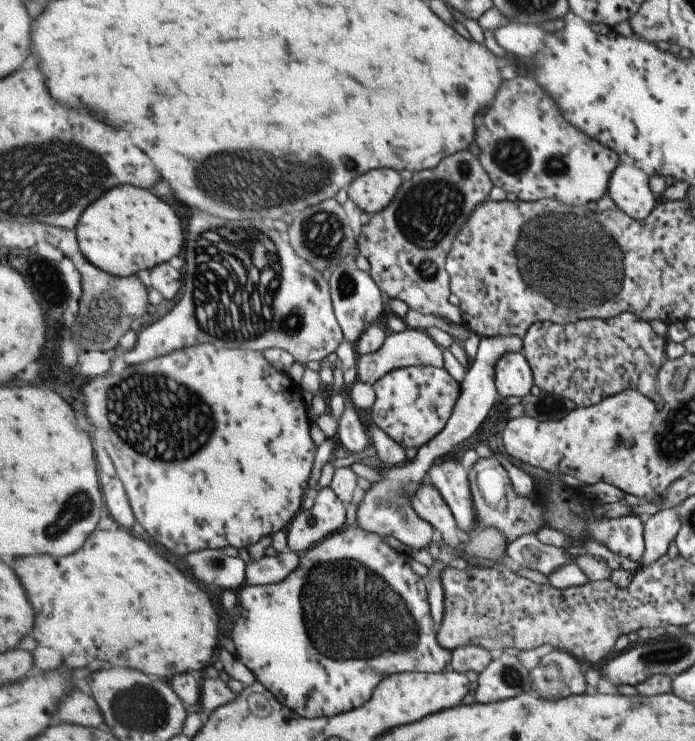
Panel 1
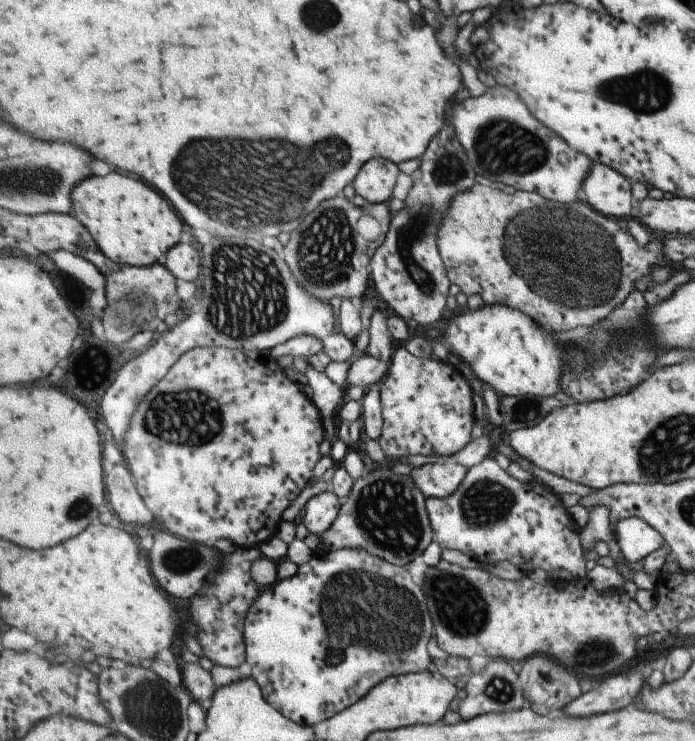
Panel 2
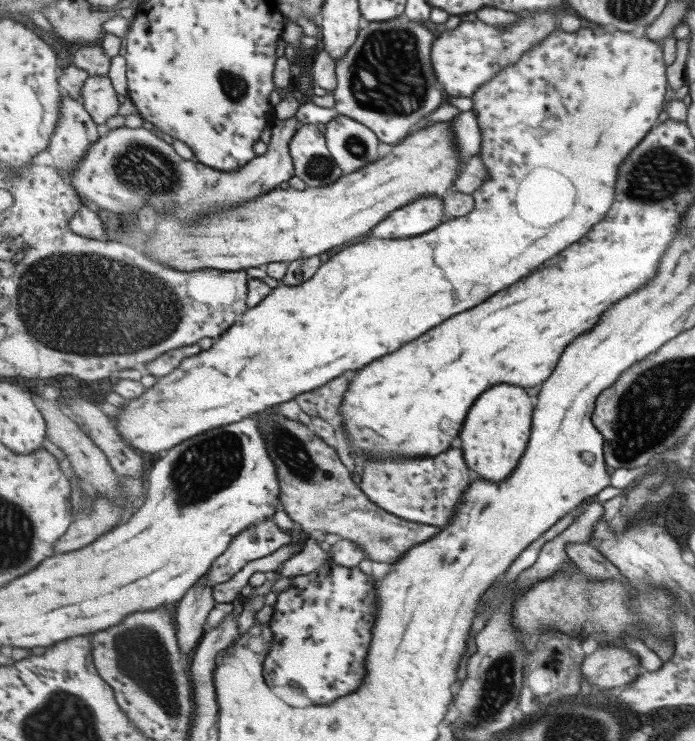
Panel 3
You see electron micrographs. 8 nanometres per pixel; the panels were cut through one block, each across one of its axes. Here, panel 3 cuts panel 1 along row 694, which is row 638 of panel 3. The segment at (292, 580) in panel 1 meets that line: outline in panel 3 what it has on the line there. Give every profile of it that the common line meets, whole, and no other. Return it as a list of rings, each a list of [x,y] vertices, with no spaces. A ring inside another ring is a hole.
[[[330,558],[319,570],[294,577],[291,588],[279,593],[277,601],[271,610],[272,620],[270,621],[270,627],[273,628],[273,632],[275,632],[275,642],[277,642],[277,644],[273,644],[273,648],[271,648],[269,656],[267,656],[267,662],[265,662],[265,666],[267,666],[267,682],[271,682],[271,688],[274,689],[275,686],[279,688],[279,686],[285,686],[285,684],[291,684],[291,682],[293,682],[293,684],[299,684],[299,686],[305,690],[305,694],[307,694],[315,704],[320,705],[337,701],[339,697],[346,697],[361,688],[362,682],[365,681],[367,674],[367,658],[369,656],[371,643],[373,642],[373,630],[378,618],[379,605],[377,579],[367,574],[362,566],[341,566]]]

